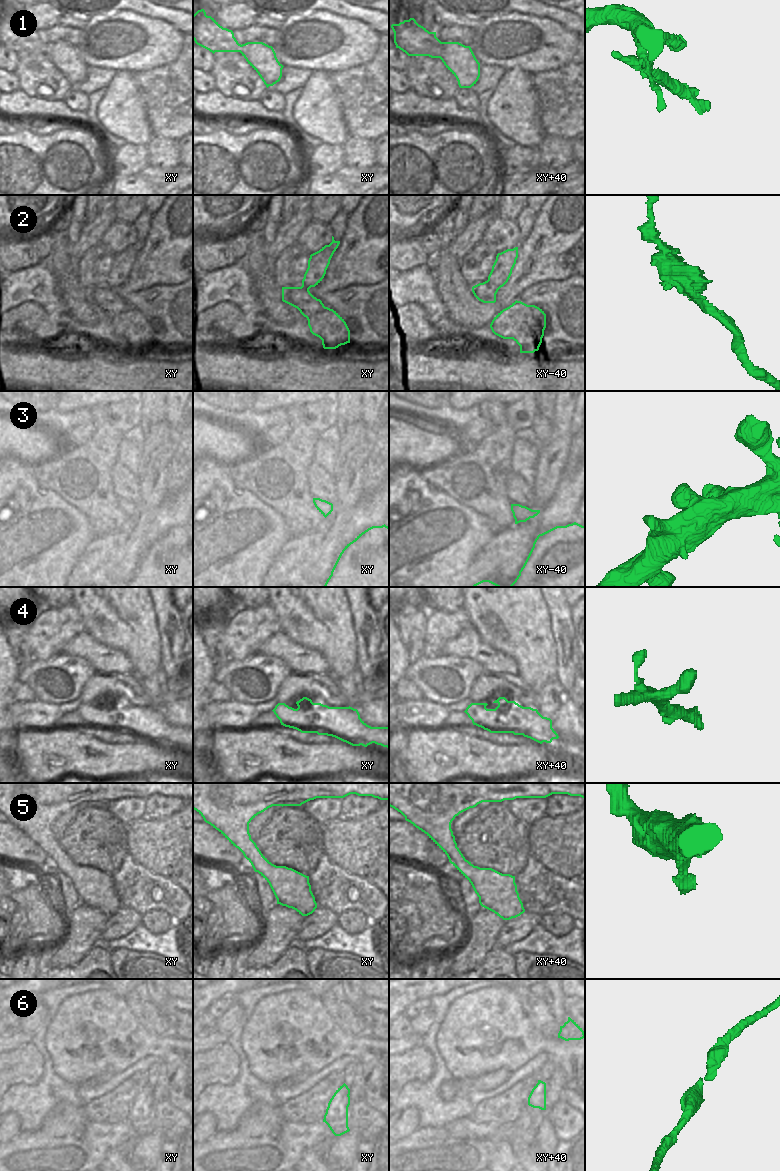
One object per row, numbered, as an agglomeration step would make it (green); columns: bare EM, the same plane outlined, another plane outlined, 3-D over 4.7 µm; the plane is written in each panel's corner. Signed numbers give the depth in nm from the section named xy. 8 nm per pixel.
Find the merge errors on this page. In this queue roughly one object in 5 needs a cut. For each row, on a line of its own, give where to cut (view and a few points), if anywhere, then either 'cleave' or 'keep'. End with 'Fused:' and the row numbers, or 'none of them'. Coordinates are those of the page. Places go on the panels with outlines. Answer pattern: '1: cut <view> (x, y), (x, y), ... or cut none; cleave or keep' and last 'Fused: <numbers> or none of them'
1: cut xy+40 (444, 42), (440, 58); cleave
2: cut xy (329, 308), (306, 317); cleave
3: cut none; keep
4: cut none; keep
5: cut none; keep
6: cut none; keep
Fused: 1, 2

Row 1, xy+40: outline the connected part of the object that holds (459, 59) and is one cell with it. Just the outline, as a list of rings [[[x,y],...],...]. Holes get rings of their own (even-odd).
[[[444,42],[442,57],[446,68],[456,77],[460,88],[471,88],[480,77],[480,63],[470,46]]]

